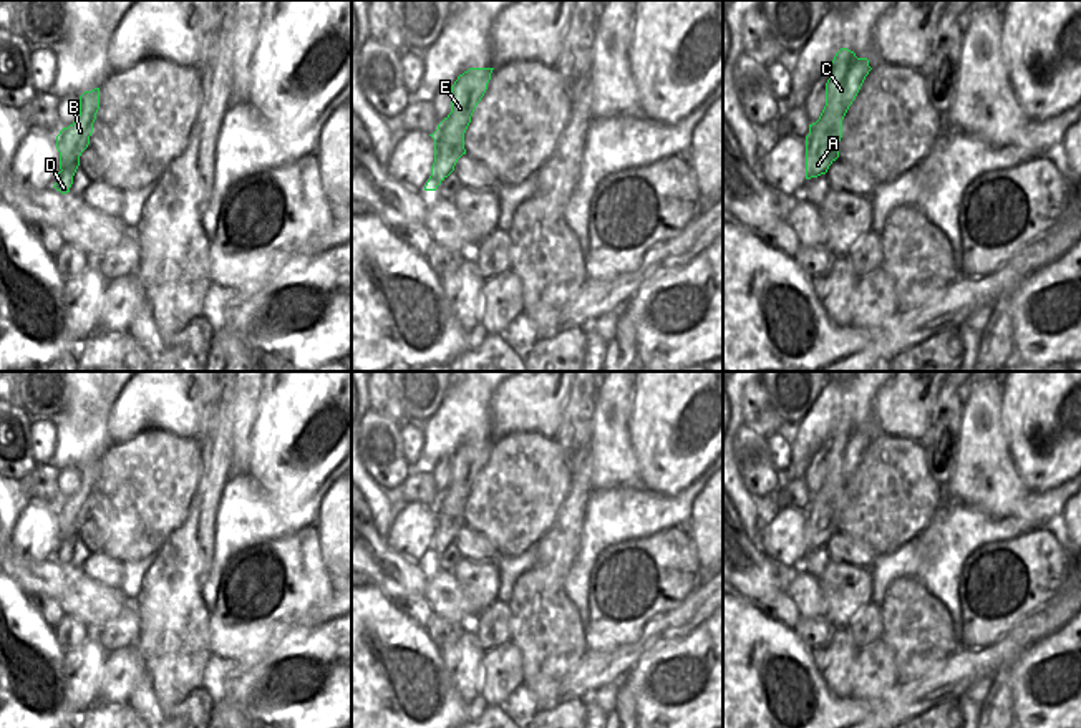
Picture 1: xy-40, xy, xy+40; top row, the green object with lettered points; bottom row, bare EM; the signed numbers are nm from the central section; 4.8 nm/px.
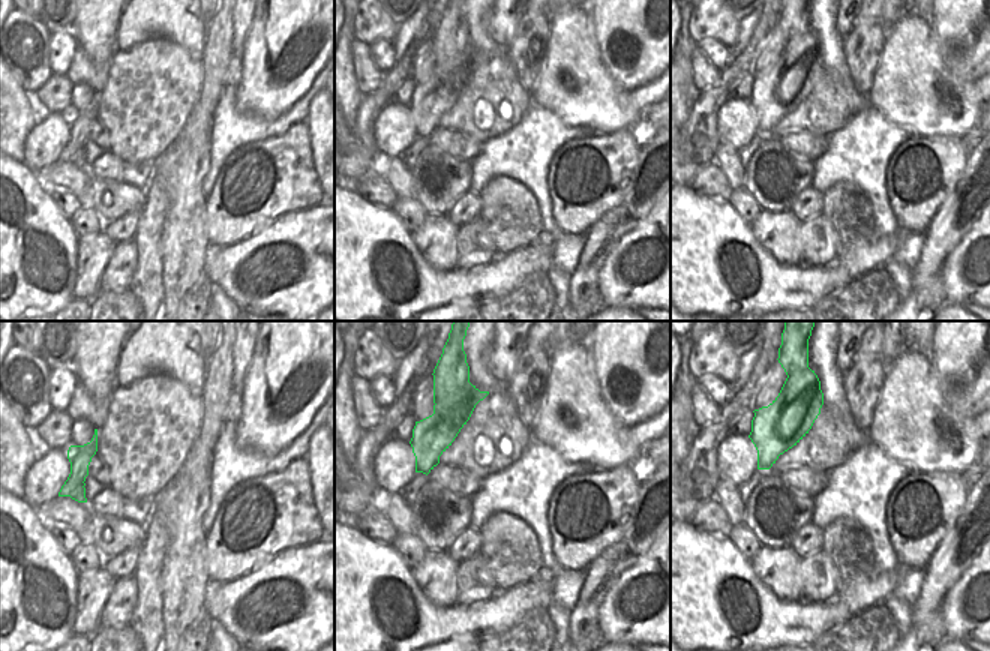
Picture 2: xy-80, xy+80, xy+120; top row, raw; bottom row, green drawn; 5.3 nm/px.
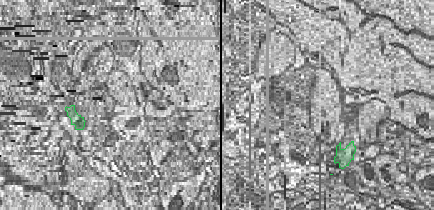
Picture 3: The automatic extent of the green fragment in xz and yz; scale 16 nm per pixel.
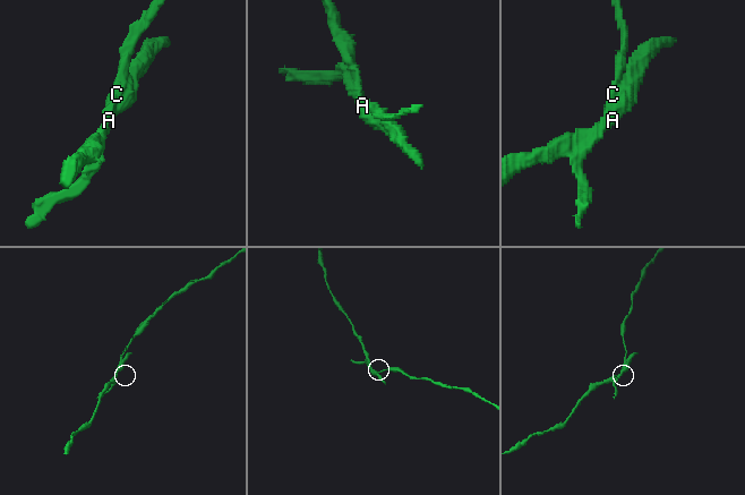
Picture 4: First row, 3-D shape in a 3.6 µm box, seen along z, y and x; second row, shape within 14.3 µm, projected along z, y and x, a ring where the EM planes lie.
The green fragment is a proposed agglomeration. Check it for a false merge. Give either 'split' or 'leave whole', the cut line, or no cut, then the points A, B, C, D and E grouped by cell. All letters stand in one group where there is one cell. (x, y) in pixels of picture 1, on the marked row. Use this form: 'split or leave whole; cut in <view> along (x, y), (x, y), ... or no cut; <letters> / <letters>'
split; cut in xy+40 along (809, 133), (834, 133), (839, 140); A D / B C E

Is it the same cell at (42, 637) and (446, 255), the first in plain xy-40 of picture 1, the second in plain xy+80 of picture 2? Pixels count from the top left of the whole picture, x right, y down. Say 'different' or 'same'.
different

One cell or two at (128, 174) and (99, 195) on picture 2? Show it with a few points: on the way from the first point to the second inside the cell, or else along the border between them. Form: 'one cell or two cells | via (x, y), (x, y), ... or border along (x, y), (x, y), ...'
two cells | border along (120, 179), (144, 188)

